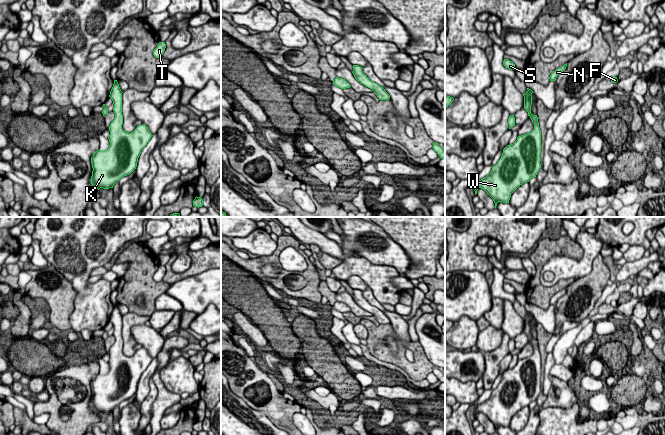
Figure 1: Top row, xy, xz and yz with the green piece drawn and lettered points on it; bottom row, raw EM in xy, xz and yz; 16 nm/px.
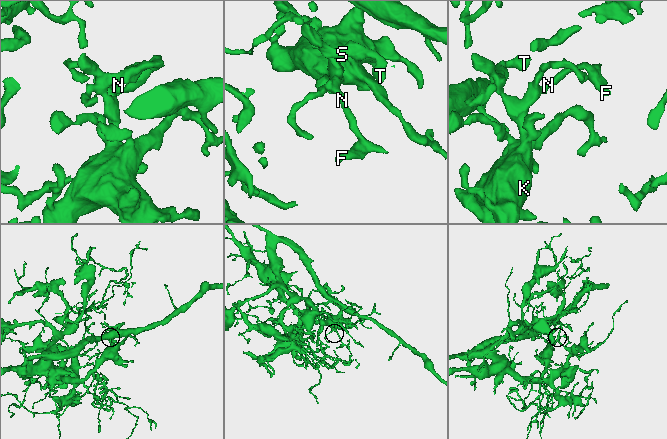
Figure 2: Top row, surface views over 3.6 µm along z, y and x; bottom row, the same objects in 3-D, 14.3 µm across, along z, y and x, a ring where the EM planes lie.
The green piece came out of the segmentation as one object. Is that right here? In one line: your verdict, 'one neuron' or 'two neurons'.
two neurons

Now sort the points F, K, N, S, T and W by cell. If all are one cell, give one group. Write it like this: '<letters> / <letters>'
F N S T / K W

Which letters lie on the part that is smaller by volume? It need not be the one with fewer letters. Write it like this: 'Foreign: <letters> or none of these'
Foreign: F, N, S, T

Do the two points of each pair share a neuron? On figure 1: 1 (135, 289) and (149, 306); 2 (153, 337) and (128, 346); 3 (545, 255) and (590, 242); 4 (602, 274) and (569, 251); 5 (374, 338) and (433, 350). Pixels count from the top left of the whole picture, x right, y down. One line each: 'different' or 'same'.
1: same
2: different
3: different
4: different
5: different

